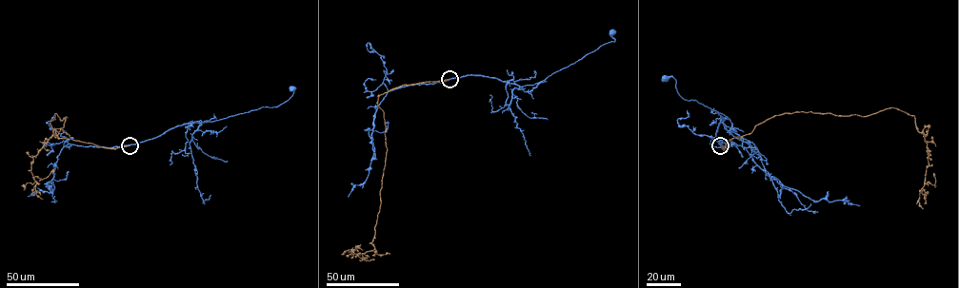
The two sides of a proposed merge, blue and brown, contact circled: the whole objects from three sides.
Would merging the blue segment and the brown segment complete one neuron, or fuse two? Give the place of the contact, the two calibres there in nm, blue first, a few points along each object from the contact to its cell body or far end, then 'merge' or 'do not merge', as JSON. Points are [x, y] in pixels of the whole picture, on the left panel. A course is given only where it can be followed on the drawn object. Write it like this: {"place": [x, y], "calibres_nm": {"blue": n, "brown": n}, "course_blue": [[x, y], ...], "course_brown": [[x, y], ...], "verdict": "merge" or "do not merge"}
{"place": [129, 145], "calibres_nm": {"blue": 340, "brown": 240}, "course_blue": [[129, 144], [154, 139], [189, 123], [213, 122], [262, 107], [278, 106], [291, 96], [295, 88], [291, 88]], "course_brown": [[129, 145], [59, 138], [67, 117], [56, 113], [54, 134], [31, 172], [44, 179], [53, 168]], "verdict": "do not merge"}

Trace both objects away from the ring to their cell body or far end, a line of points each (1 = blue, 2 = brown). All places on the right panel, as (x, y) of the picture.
1: (720, 144), (716, 130), (729, 119), (696, 100), (685, 100), (676, 80), (667, 79)
2: (720, 145), (785, 113), (866, 117), (894, 107), (914, 117), (924, 135), (926, 183), (934, 184), (933, 173)

